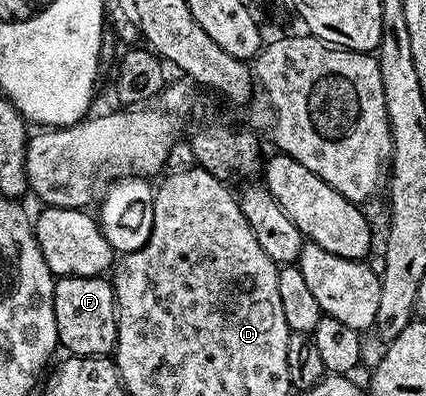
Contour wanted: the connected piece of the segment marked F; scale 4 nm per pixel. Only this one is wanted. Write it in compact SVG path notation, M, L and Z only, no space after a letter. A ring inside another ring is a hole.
M106 276L101 277L60 277L55 283L55 318L57 319L57 335L59 344L72 357L105 357L114 354L115 341L119 338L119 319L115 307L115 287Z

